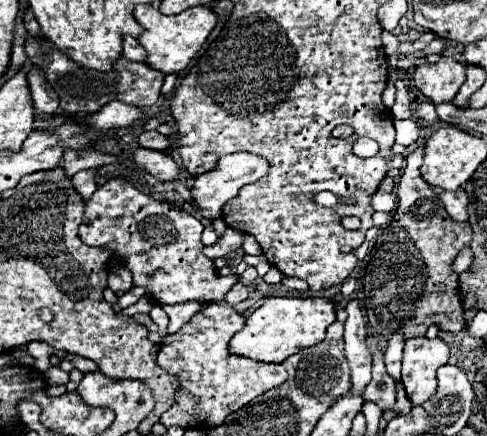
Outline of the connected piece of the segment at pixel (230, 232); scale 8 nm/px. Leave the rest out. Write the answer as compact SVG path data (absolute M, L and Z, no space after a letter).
M228 226L226 232L218 238L216 244L204 248L204 254L206 254L208 258L212 258L212 260L218 258L218 256L228 256L228 254L236 252L238 248L242 248L242 242L244 242L244 234Z

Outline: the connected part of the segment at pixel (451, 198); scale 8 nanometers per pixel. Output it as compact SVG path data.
M458 188L456 192L442 192L442 194L438 194L438 198L442 200L444 208L448 210L448 214L454 220L468 220L468 212L466 212L468 196L466 196L464 188Z

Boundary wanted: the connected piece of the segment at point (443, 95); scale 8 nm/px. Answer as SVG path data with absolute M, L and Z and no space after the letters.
M442 58L438 64L422 64L414 72L416 88L434 104L452 102L464 78L466 66L452 58Z

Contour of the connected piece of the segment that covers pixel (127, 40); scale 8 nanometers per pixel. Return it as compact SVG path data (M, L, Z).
M124 36L124 52L122 52L122 56L132 60L132 62L146 62L146 50L132 36Z

